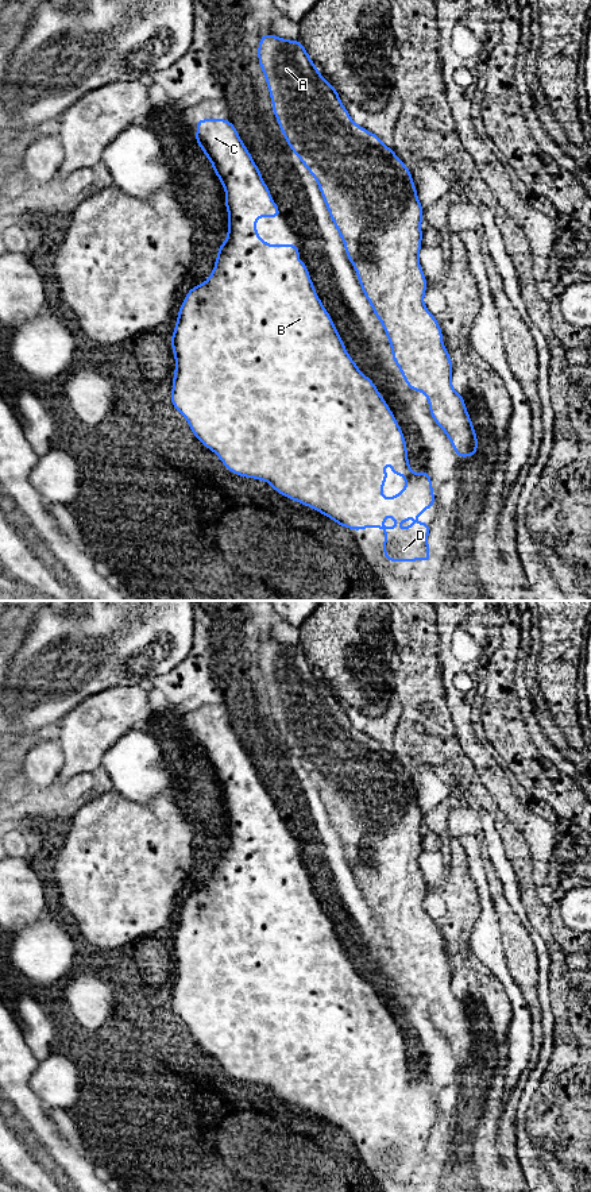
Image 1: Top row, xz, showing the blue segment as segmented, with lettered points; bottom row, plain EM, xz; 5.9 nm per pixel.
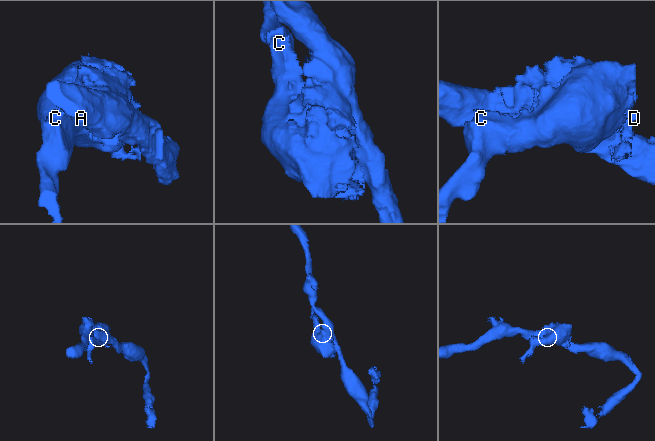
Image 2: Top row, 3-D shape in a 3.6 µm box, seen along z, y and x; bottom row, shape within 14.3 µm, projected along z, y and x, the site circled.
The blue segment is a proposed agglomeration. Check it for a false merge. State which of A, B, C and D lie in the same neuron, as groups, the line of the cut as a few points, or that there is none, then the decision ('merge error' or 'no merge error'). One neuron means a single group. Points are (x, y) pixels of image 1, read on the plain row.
A B C D; no cut; no merge error

